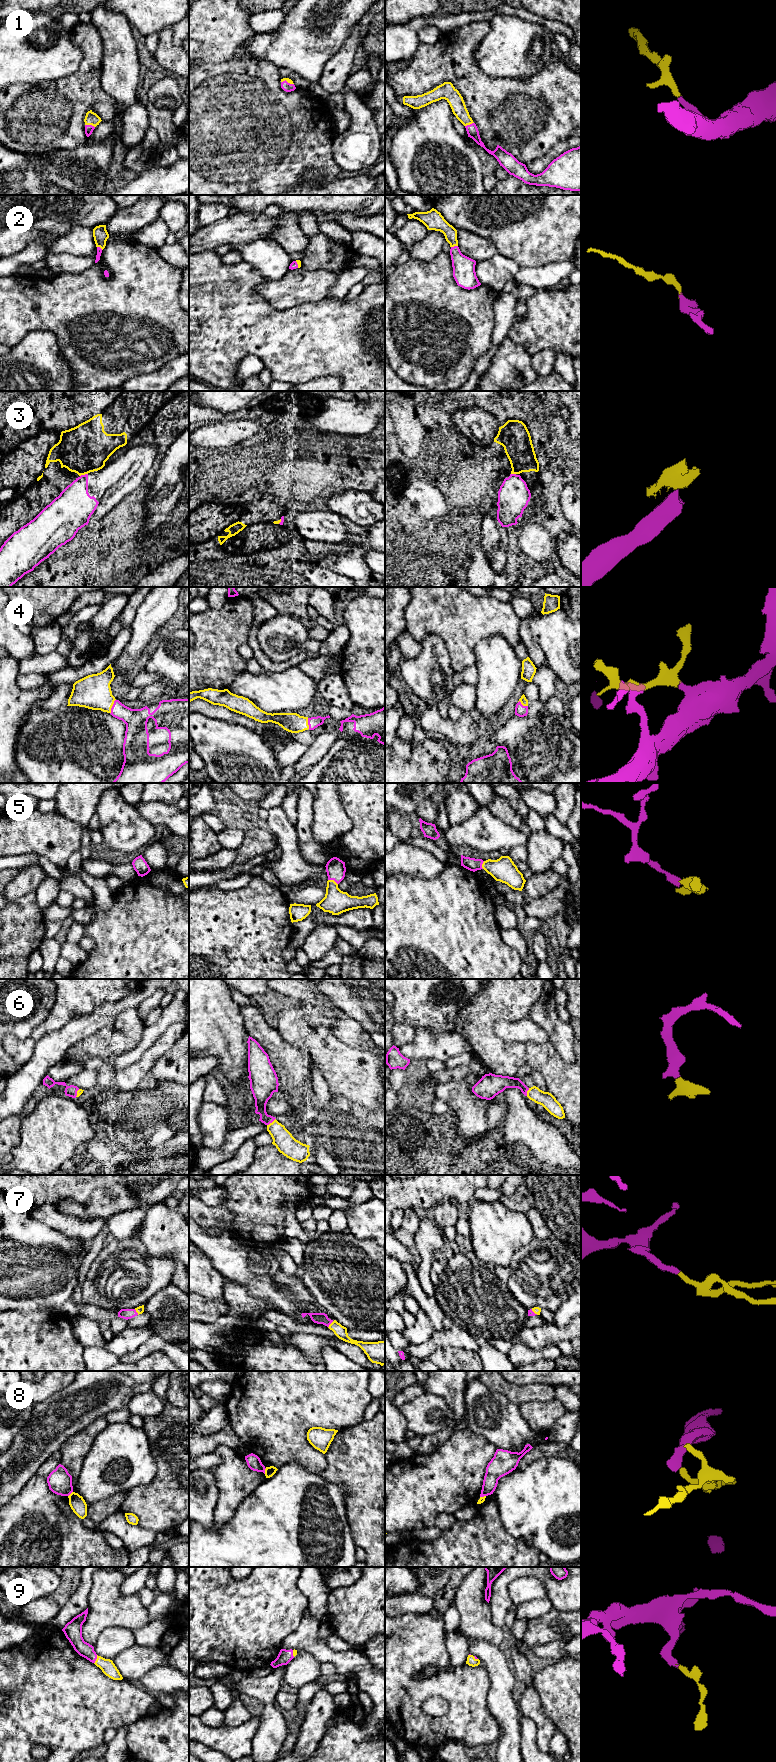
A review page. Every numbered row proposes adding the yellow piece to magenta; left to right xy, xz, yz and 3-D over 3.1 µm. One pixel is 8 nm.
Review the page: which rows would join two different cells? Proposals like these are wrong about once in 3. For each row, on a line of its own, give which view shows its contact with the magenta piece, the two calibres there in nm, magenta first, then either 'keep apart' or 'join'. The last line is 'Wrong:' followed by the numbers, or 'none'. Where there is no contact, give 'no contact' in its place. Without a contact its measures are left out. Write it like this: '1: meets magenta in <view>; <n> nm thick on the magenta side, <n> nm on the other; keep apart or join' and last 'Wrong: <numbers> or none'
1: meets magenta in xy; 70 nm thick on the magenta side, 110 nm on the other; join
2: meets magenta in yz; 180 nm thick on the magenta side, 140 nm on the other; join
3: meets magenta in xy; 280 nm thick on the magenta side, 380 nm on the other; keep apart
4: meets magenta in xy; 180 nm thick on the magenta side, 280 nm on the other; join
5: meets magenta in xz; 160 nm thick on the magenta side, 190 nm on the other; join
6: meets magenta in xz; 150 nm thick on the magenta side, 160 nm on the other; join
7: meets magenta in xz; 100 nm thick on the magenta side, 100 nm on the other; join
8: meets magenta in xz; 110 nm thick on the magenta side, 80 nm on the other; keep apart
9: meets magenta in xy; 120 nm thick on the magenta side, 120 nm on the other; join
Wrong: 3, 8

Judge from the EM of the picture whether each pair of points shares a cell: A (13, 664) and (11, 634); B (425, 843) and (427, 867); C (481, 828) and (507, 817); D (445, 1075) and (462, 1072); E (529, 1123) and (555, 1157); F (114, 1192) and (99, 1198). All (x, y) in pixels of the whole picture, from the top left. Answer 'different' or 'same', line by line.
A: different
B: different
C: different
D: same
E: same
F: same

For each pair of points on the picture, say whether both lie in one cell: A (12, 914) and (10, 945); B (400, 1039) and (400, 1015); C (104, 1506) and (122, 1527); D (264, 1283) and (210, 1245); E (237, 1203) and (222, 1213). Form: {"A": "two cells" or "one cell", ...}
{"A": "one cell", "B": "two cells", "C": "two cells", "D": "one cell", "E": "two cells"}

